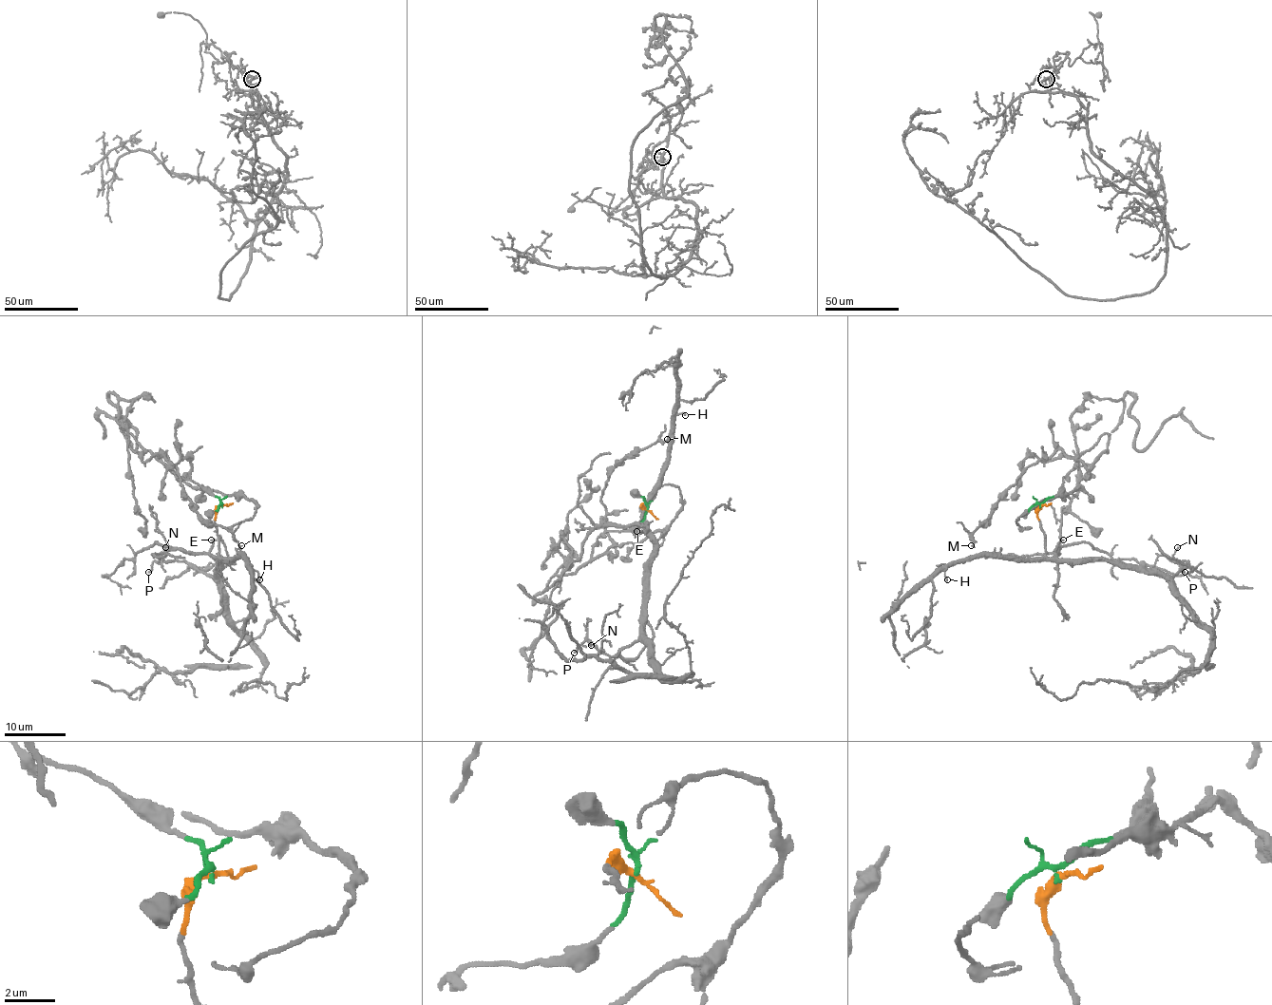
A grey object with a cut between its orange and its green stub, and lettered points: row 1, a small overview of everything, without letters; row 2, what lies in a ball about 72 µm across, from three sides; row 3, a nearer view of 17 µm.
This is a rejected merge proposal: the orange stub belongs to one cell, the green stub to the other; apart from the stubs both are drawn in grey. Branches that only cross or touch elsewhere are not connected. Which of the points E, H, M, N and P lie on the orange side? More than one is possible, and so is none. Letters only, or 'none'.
E, H, N, P

